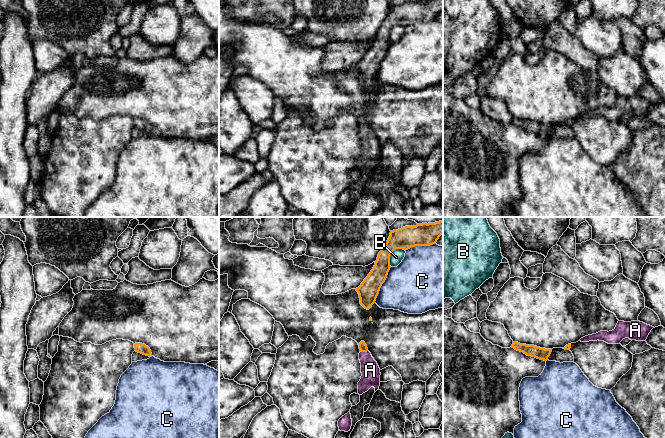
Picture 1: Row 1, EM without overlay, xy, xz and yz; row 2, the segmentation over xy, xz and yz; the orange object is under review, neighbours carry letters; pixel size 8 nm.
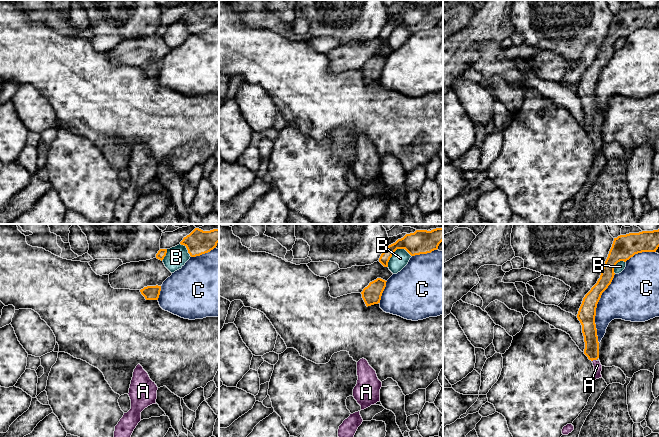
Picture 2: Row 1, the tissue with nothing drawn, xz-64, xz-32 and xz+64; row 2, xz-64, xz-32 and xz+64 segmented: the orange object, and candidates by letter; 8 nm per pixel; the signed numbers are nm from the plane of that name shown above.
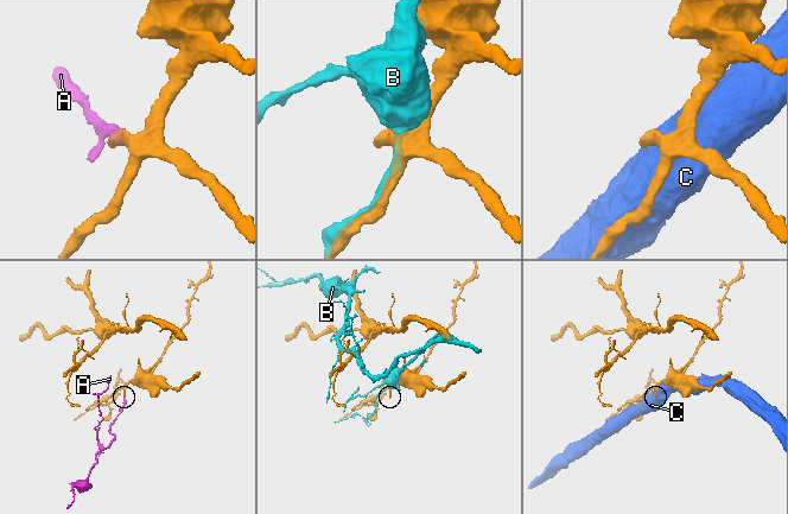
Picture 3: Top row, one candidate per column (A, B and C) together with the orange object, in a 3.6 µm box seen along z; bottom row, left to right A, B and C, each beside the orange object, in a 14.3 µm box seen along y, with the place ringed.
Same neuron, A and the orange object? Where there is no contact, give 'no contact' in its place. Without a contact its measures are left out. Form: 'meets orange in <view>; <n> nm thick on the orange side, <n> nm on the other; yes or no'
meets orange in xz; 60 nm thick on the orange side, 150 nm on the other; yes

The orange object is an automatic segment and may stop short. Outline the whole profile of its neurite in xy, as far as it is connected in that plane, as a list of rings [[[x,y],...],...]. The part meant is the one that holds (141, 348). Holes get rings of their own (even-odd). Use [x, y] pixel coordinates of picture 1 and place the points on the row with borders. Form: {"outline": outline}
{"outline": [[[135,343],[134,344],[135,351],[141,353],[146,356],[152,356],[151,350],[148,346],[142,343]]]}

